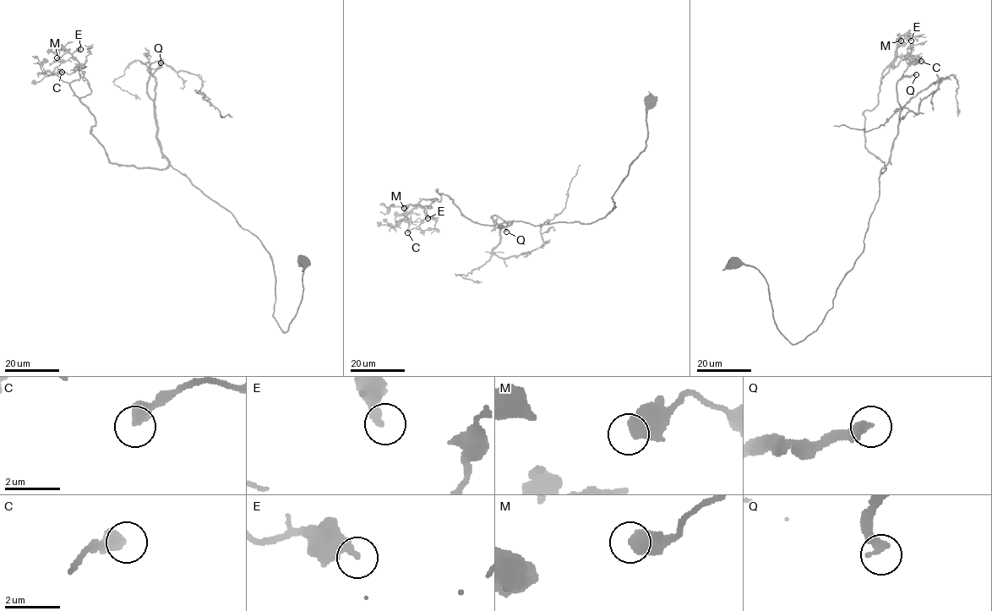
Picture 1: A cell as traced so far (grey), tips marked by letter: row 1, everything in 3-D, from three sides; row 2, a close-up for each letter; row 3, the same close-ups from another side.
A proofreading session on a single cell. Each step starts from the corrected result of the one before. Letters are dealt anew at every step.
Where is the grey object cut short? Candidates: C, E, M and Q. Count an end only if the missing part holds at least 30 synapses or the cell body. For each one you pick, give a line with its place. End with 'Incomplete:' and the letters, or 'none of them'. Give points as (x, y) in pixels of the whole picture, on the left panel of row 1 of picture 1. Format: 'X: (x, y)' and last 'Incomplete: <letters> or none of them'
Q: (160, 62)
Incomplete: Q

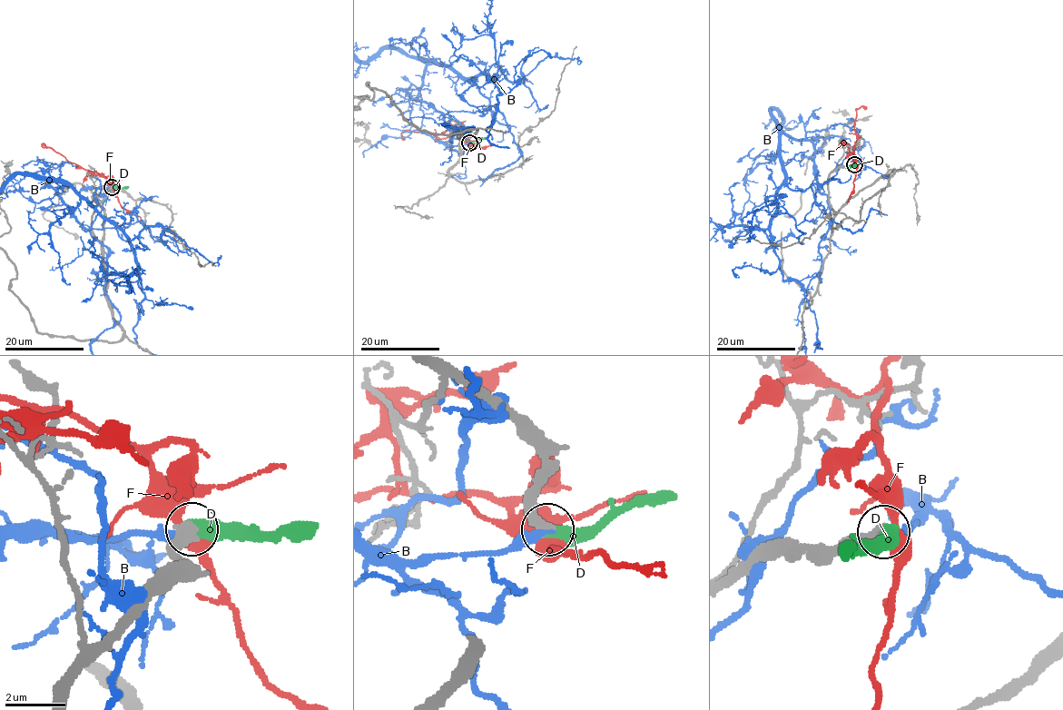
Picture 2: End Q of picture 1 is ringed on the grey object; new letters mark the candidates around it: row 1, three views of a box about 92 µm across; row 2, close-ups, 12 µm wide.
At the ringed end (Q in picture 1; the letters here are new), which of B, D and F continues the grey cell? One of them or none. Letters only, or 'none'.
D

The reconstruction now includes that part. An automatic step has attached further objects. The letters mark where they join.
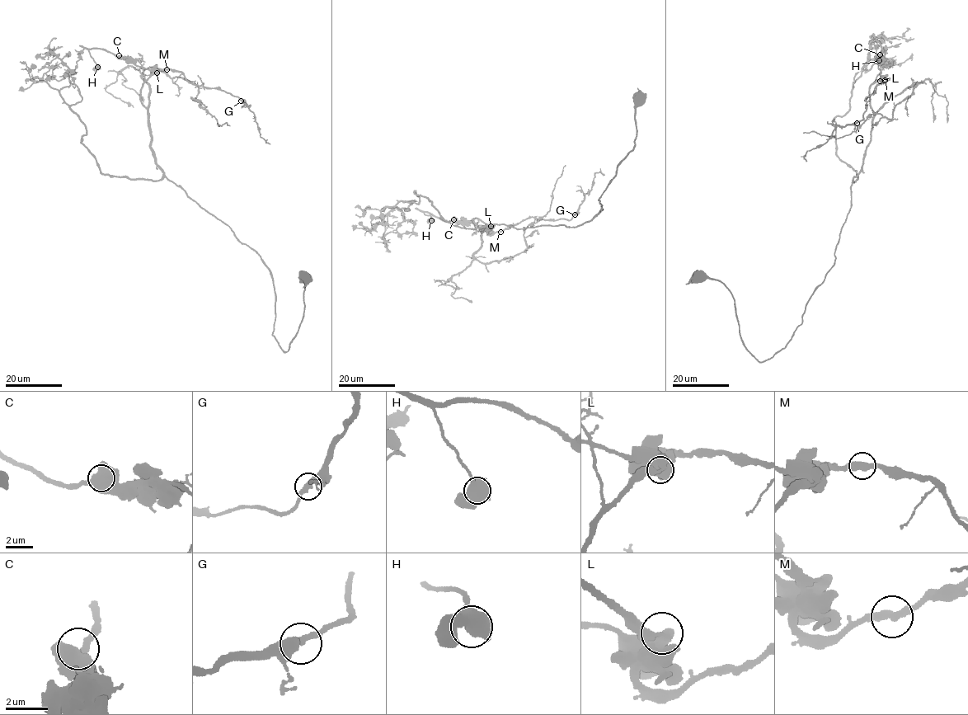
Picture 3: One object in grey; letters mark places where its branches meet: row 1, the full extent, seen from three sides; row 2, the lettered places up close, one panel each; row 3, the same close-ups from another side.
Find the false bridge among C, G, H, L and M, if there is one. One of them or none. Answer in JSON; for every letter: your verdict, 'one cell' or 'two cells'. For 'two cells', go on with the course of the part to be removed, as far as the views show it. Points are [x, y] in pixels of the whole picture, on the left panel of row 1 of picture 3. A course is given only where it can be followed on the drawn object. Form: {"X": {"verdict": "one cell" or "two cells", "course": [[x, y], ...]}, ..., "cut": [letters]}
{"C": {"verdict": "one cell"}, "G": {"verdict": "one cell"}, "H": {"verdict": "one cell"}, "L": {"verdict": "two cells", "course": [[157, 72], [139, 67], [127, 58], [118, 58], [101, 49], [90, 49], [90, 56], [96, 64], [95, 70]]}, "M": {"verdict": "one cell"}, "cut": ["L"]}

